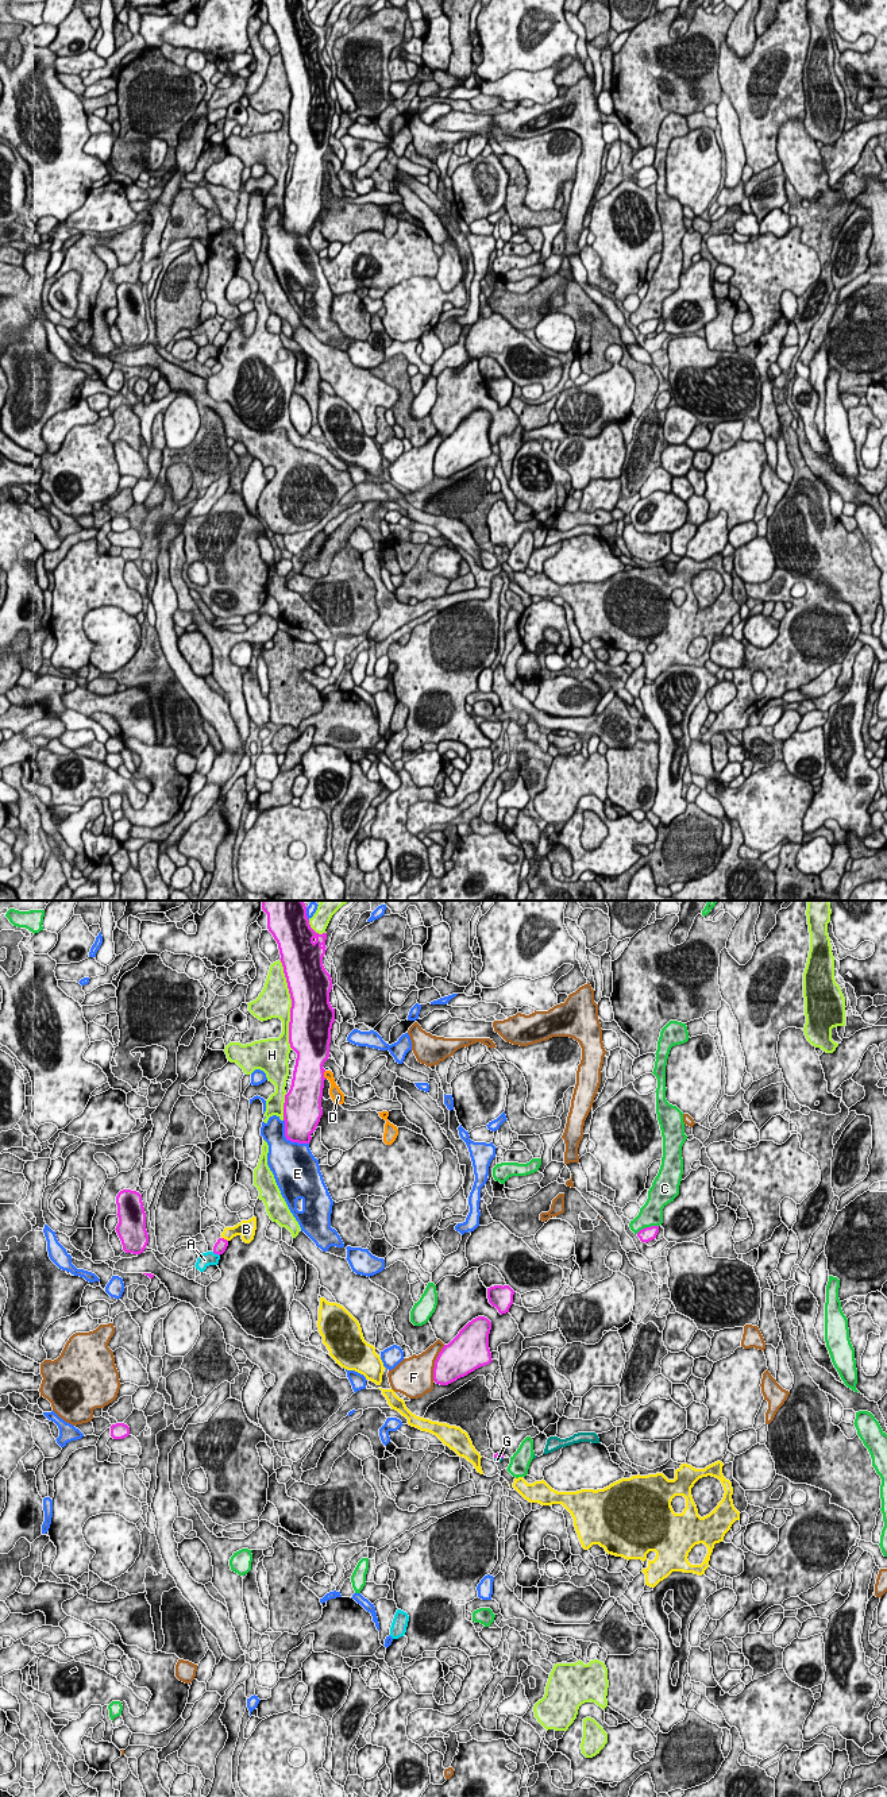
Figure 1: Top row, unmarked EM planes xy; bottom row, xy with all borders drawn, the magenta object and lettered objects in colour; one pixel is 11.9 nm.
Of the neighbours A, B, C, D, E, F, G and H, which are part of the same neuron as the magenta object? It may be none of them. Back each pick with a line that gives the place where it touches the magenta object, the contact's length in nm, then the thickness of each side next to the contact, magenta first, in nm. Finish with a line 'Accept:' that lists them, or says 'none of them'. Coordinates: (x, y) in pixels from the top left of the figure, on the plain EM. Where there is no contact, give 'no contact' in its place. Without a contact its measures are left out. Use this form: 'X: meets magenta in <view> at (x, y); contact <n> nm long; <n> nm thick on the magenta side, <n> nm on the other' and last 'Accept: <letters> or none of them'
G: meets magenta in xy at (498, 550); contact 110 nm long; 60 nm thick on the magenta side, 60 nm on the other
Accept: G

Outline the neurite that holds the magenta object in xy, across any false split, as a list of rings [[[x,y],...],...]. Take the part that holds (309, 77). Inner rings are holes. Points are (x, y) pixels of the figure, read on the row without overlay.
[[[262,0],[267,7],[267,22],[278,36],[281,55],[286,70],[292,100],[289,136],[297,146],[293,171],[285,188],[285,230],[292,235],[309,236],[323,208],[321,190],[324,181],[324,155],[329,150],[331,122],[335,101],[329,96],[331,68],[323,58],[327,26],[316,26],[306,9],[306,0]]]

